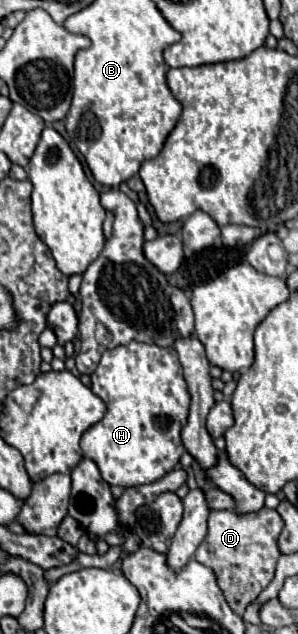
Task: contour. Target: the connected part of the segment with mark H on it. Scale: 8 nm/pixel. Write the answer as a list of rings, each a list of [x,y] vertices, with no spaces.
[[[131,342],[127,346],[105,350],[97,370],[91,374],[91,390],[107,404],[107,412],[97,424],[83,432],[81,450],[97,464],[105,482],[109,482],[111,486],[131,488],[155,482],[169,470],[173,470],[173,466],[185,452],[181,444],[181,430],[187,424],[189,414],[189,392],[183,380],[183,368],[173,348]]]

